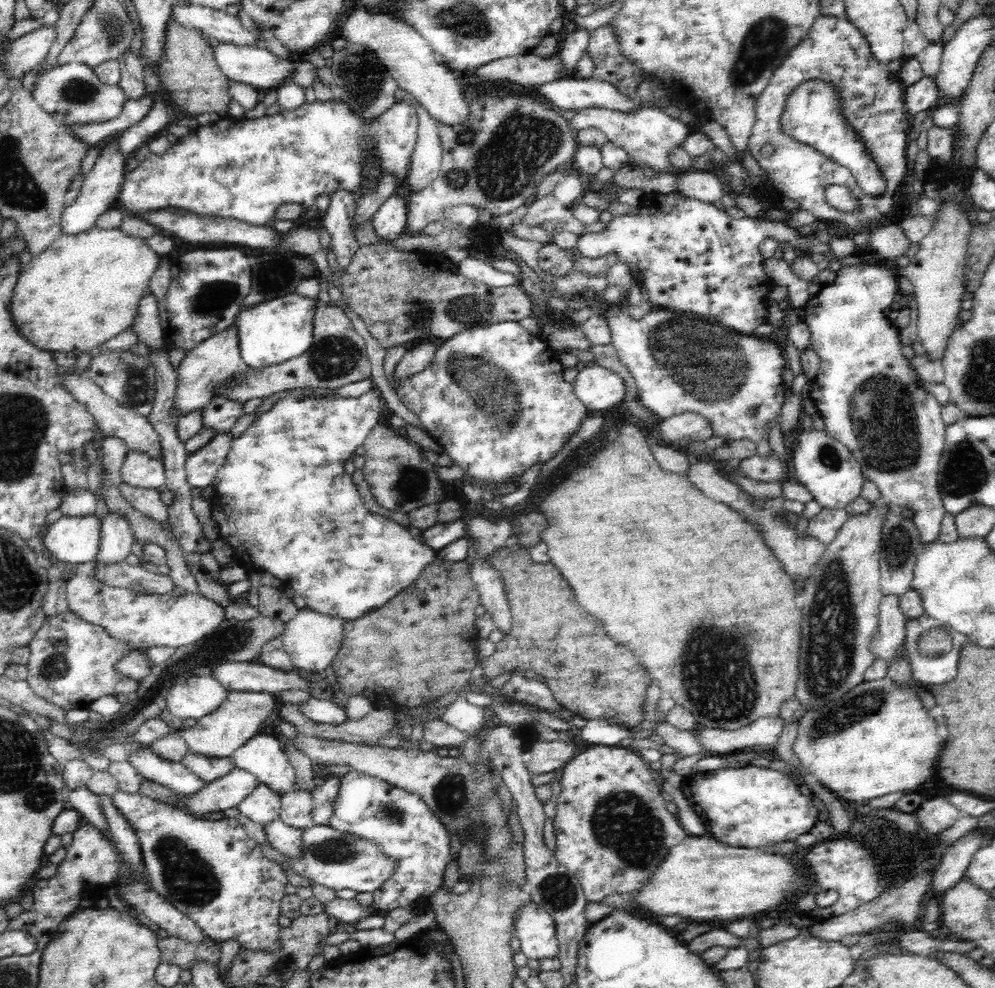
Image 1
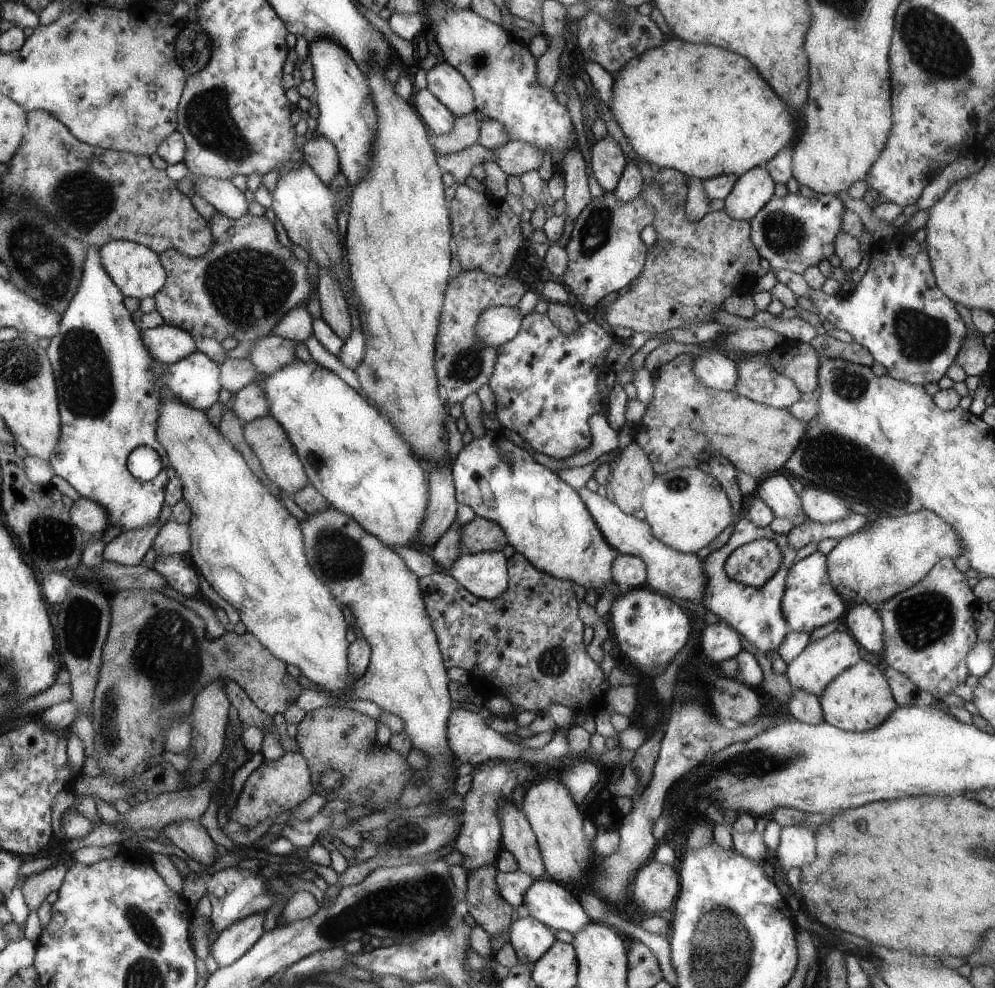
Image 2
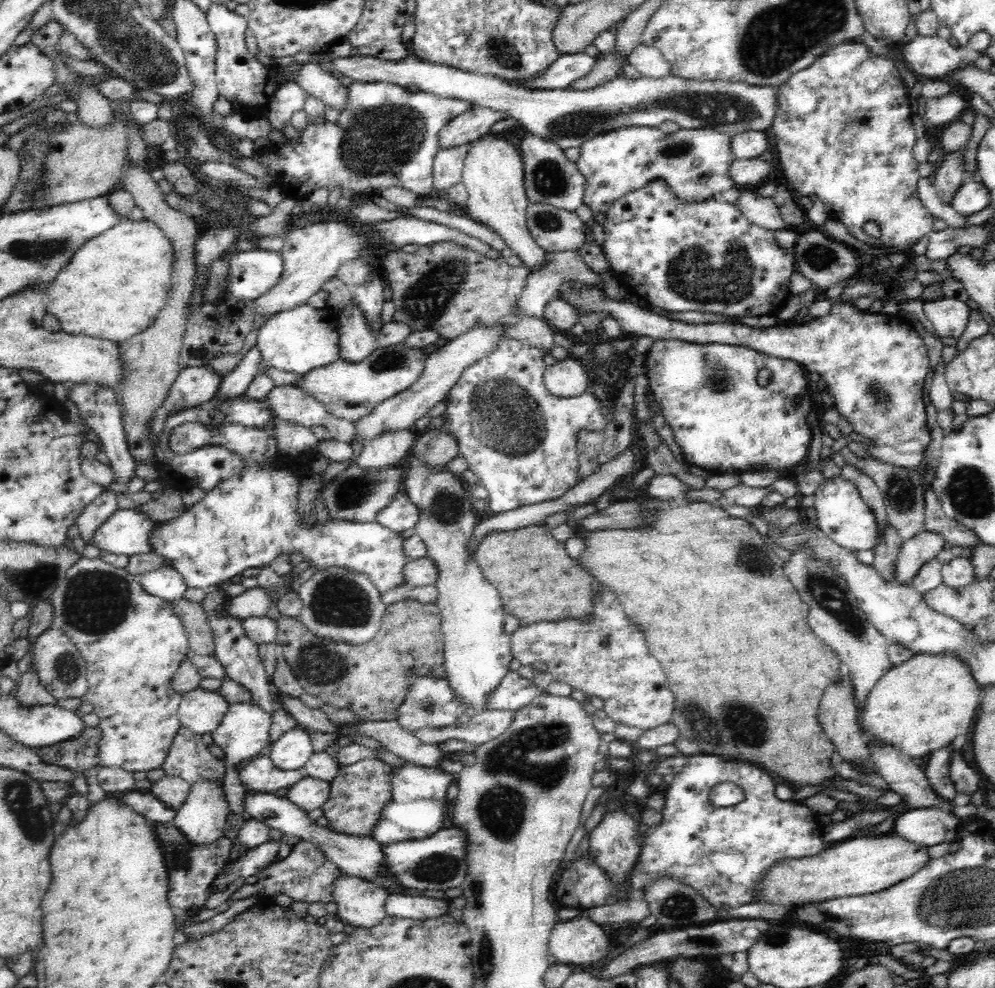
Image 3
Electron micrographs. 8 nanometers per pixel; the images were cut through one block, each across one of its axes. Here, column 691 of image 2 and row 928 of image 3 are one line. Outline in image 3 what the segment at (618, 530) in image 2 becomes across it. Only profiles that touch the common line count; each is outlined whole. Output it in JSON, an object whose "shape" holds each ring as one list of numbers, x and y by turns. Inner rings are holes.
{"shape":[[582,912,572,919,564,922,557,920,553,926,549,942,549,954,556,958,556,963,574,965,576,967,590,968,604,964,603,958,608,956,611,941,606,932,590,920]]}

